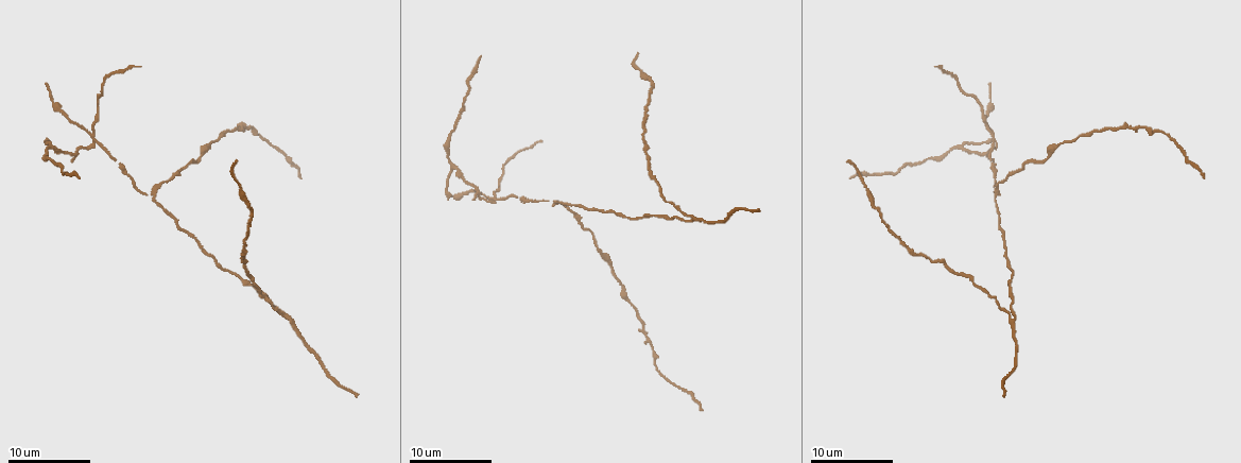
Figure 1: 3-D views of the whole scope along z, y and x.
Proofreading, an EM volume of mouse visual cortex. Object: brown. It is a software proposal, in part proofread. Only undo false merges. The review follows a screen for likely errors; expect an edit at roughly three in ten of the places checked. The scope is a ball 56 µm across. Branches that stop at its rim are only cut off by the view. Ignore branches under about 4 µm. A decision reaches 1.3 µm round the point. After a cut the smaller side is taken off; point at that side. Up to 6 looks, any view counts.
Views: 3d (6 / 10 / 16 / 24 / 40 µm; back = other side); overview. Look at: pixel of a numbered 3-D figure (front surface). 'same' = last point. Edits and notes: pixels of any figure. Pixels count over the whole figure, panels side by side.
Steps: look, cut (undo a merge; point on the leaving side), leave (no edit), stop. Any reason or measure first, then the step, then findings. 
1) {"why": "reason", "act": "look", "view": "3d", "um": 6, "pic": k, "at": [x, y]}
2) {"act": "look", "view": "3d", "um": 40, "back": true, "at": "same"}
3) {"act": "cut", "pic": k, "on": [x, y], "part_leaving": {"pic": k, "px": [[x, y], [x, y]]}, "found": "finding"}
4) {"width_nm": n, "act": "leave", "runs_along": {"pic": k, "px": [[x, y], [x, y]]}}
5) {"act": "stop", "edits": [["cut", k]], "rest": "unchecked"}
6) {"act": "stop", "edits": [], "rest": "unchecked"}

{"why": "a fork", "act": "look", "view": "3d", "um": 10, "pic": 1, "at": [95, 142]}

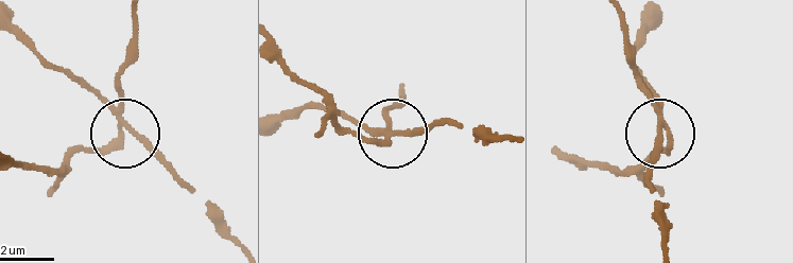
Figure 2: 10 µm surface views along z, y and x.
{"why": "from behind", "act": "look", "view": "3d", "um": 10, "back": true, "pic": 2, "at": [669, 130]}

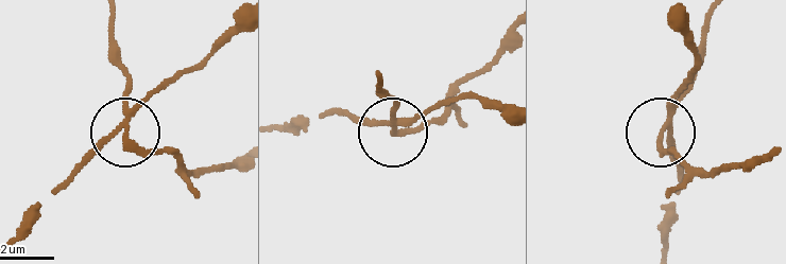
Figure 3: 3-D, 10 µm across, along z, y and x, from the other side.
{"side_arm_um": 16, "act": "cut", "pic": 3, "on": [143, 151], "part_leaving": {"pic": 3, "px": [[125, 120], [132, 138], [200, 173], [241, 159]]}, "found": "two cells meet here"}

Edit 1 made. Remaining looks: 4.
{"why": "branch point", "act": "look", "view": "3d", "um": 16, "pic": 1, "at": [555, 201]}

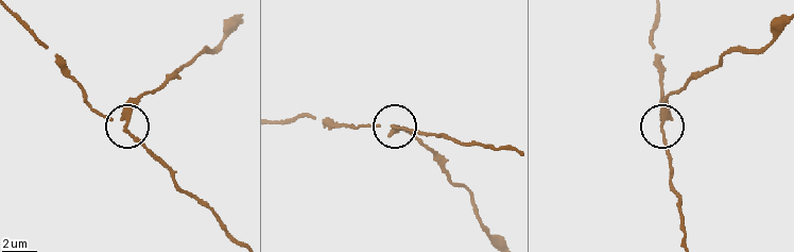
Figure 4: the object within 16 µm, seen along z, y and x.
{"arms": 3, "act": "cut", "pic": 4, "on": [127, 100], "part_leaving": {"pic": 4, "px": [[660, 123], [669, 97], [728, 53], [759, 49], [776, 35]]}, "found": "two cells meet here"}

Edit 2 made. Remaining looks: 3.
{"why": "side arm on a straight run", "act": "look", "view": "3d", "um": 6, "pic": 1, "at": [1014, 323]}

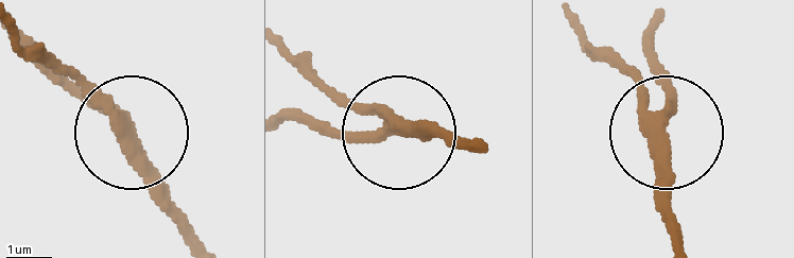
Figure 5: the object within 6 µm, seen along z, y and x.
{"act": "leave", "runs_along": {"pic": 5, "px": [[290, 118], [347, 137], [458, 137]]}, "found": "one cell here"}

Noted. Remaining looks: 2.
{"act": "stop", "edits": [["cut", 3], ["cut", 4]], "rest": "unchecked"}

